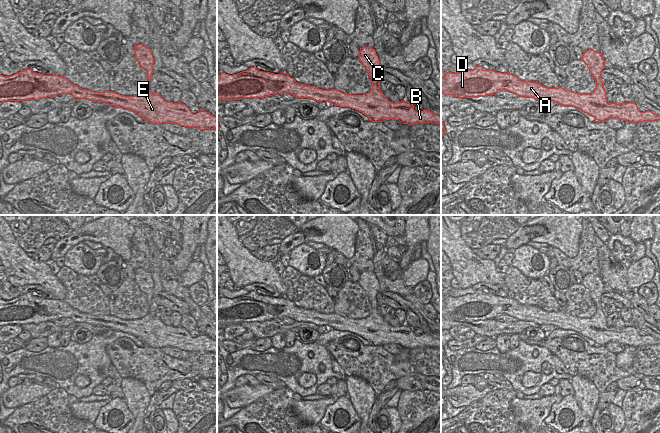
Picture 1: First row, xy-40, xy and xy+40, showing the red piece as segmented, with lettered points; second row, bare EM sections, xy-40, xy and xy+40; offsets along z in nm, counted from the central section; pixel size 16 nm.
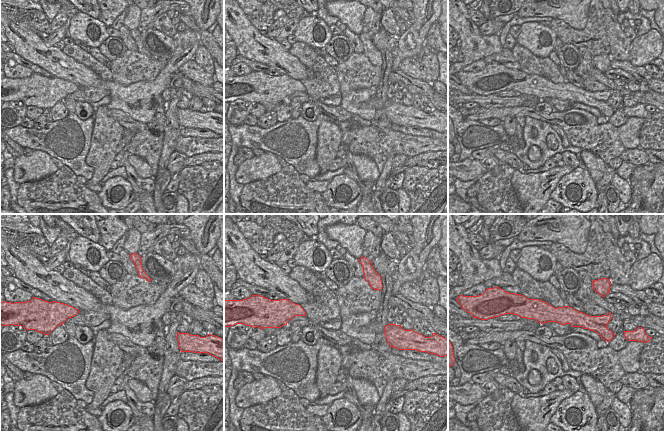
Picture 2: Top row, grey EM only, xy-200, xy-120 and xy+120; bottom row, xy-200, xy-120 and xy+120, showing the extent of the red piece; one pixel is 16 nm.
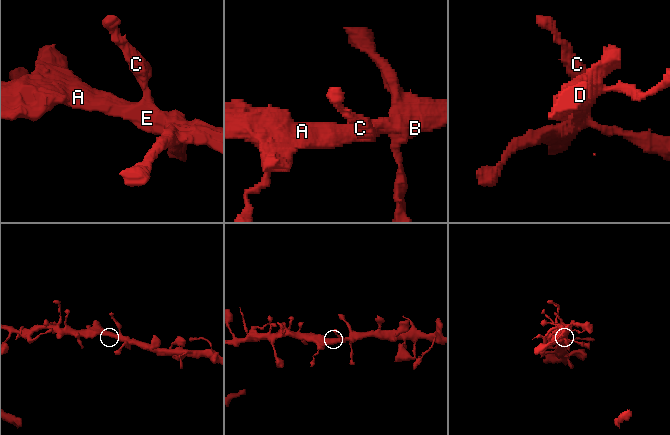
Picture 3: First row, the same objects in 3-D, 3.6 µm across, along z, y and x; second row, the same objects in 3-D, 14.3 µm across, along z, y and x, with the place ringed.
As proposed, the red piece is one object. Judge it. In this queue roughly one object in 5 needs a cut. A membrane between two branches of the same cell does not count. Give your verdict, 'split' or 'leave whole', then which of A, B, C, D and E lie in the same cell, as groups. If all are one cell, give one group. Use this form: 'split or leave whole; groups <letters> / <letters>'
leave whole; groups A B C D E

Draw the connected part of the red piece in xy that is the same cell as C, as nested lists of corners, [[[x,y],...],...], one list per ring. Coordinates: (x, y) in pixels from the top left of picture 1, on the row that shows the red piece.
[[[360,48],[359,61],[367,69],[372,82],[371,90],[363,95],[342,93],[336,89],[322,90],[315,86],[296,82],[286,73],[274,74],[251,67],[246,71],[217,76],[217,99],[234,101],[242,98],[264,98],[278,93],[289,93],[297,98],[328,101],[335,106],[349,107],[366,115],[371,122],[399,120],[403,124],[441,124],[441,117],[429,110],[416,112],[414,105],[407,101],[393,103],[380,90],[376,72],[380,67],[379,58],[373,48]]]

